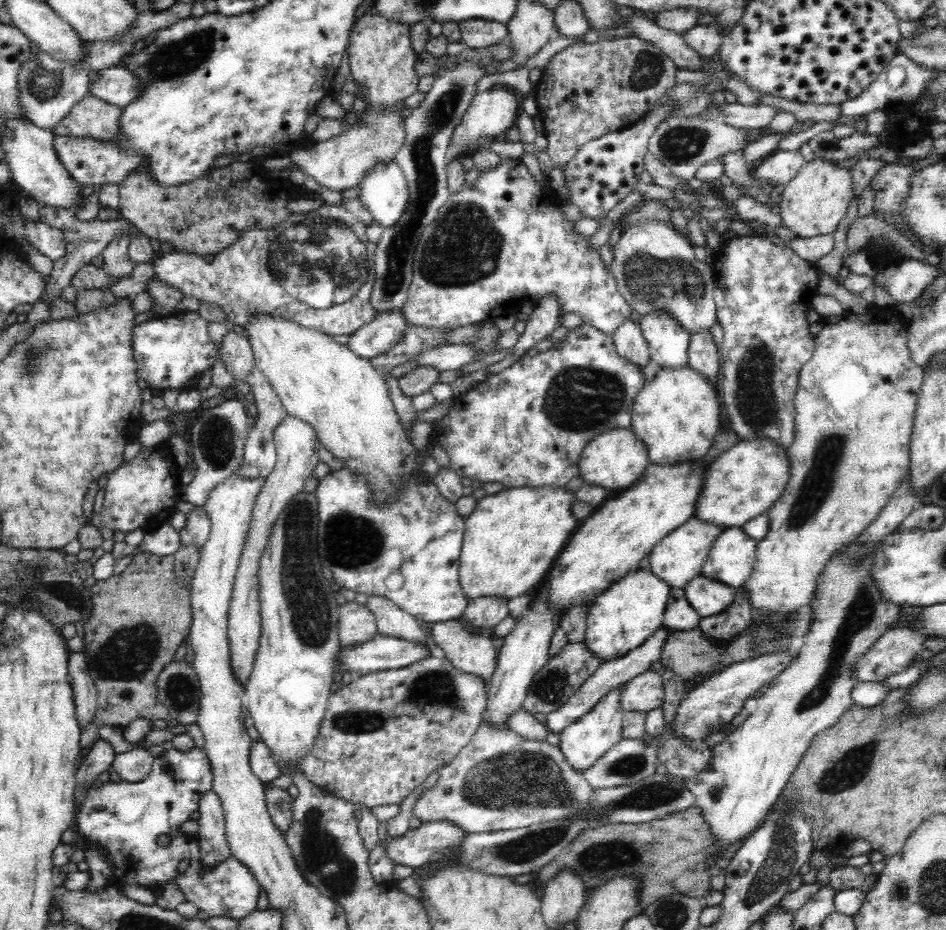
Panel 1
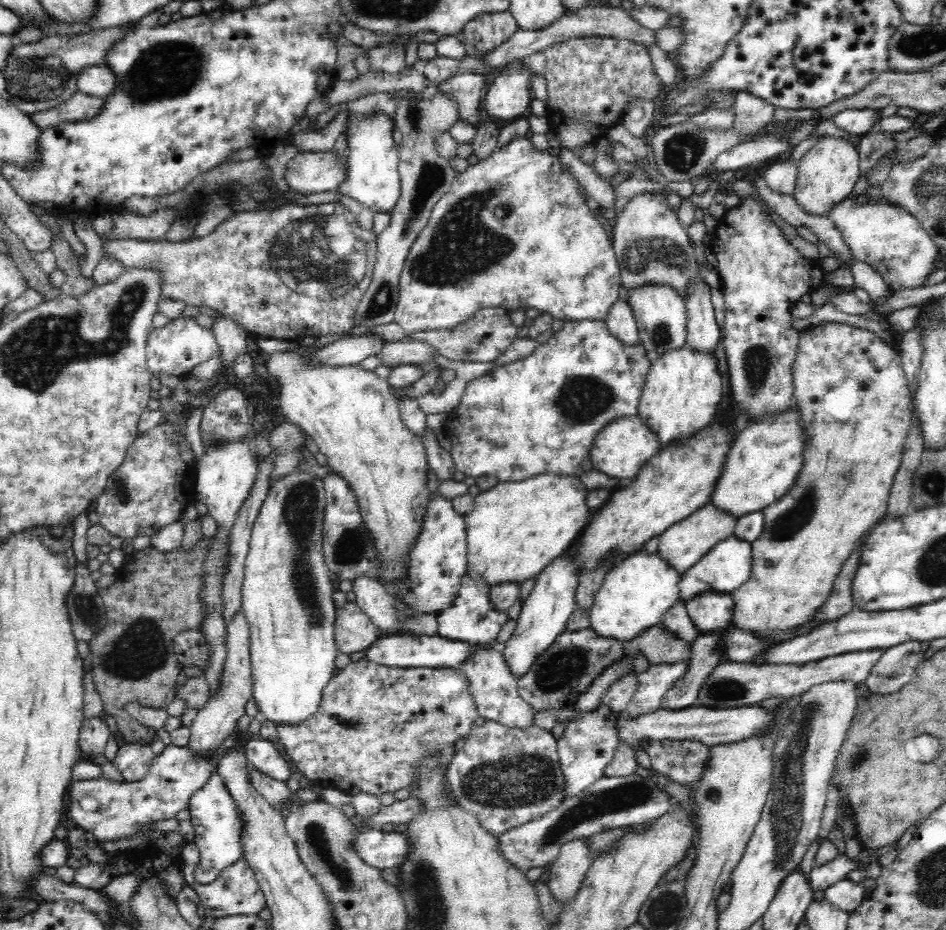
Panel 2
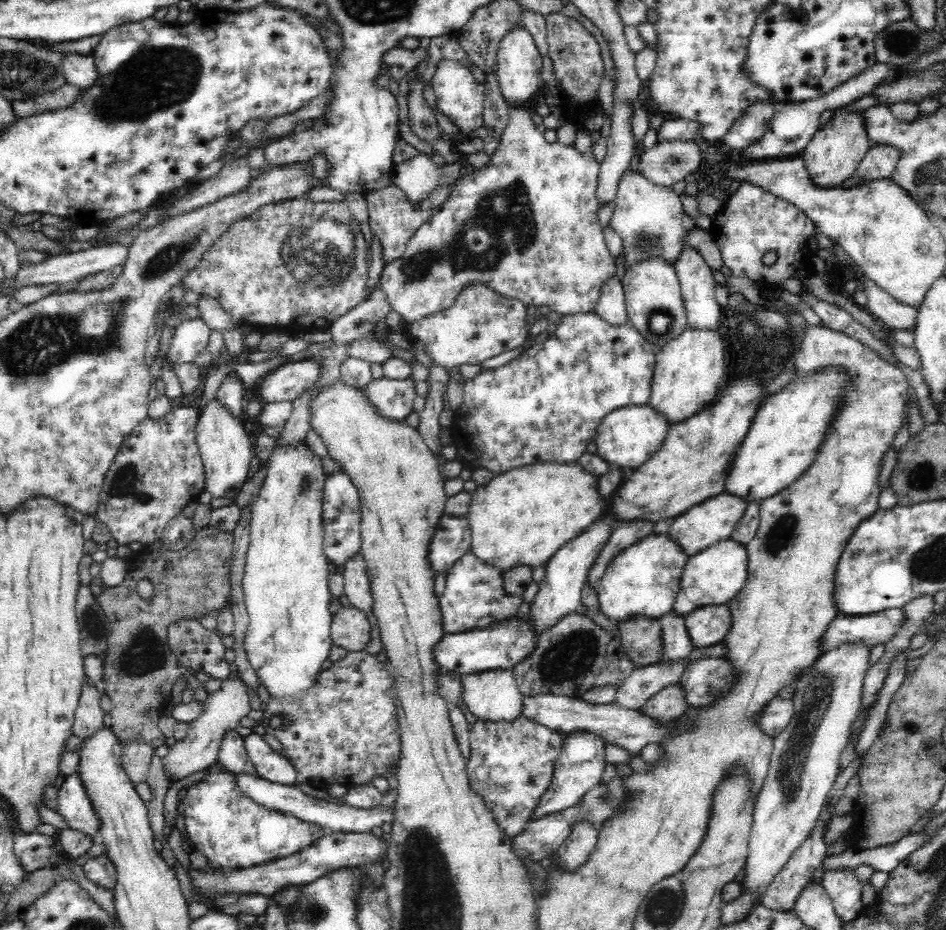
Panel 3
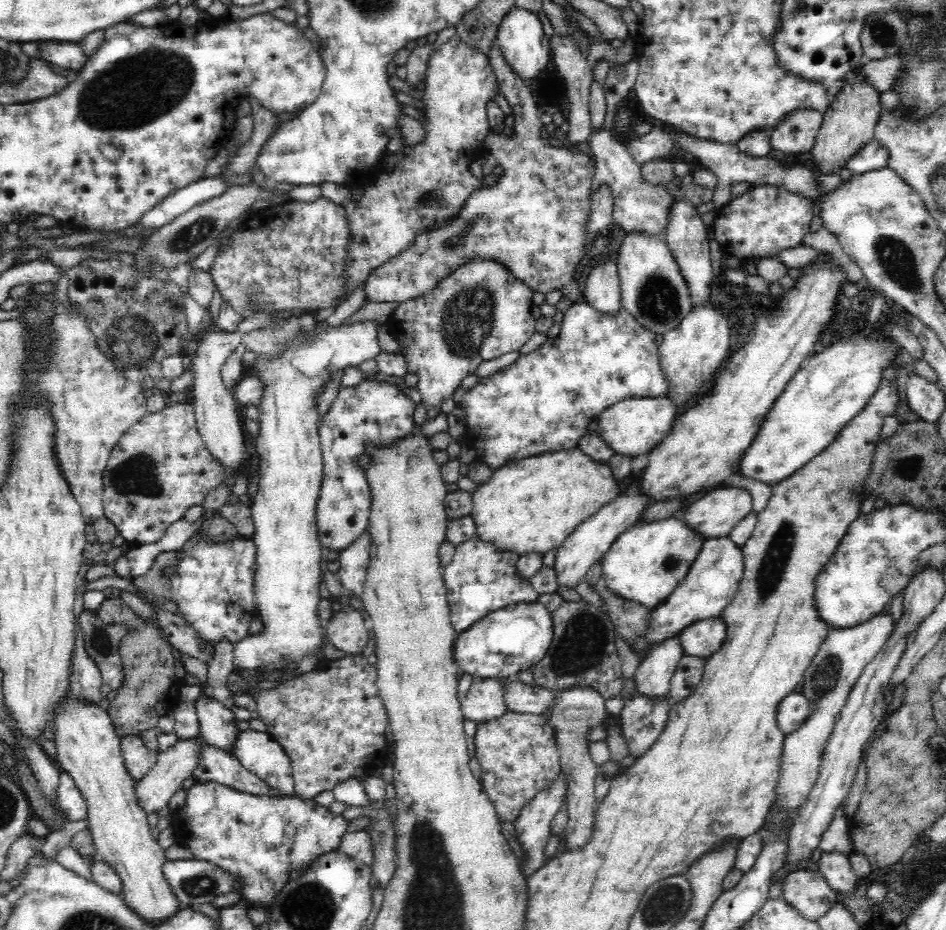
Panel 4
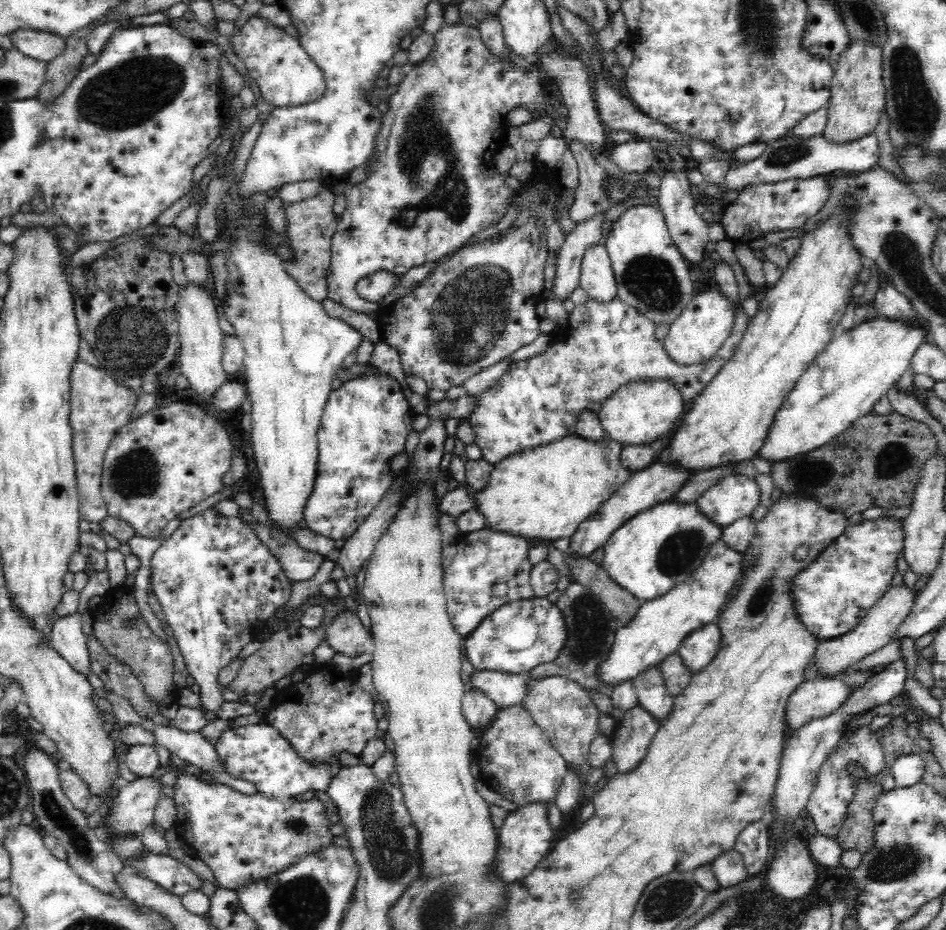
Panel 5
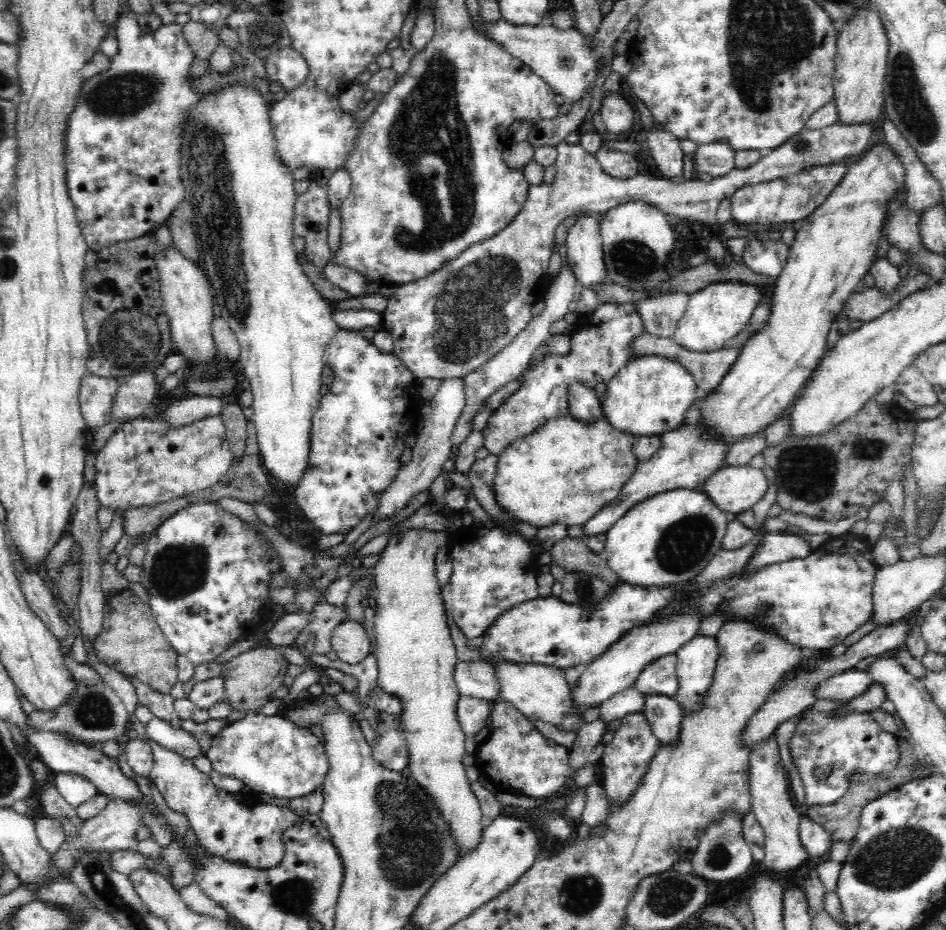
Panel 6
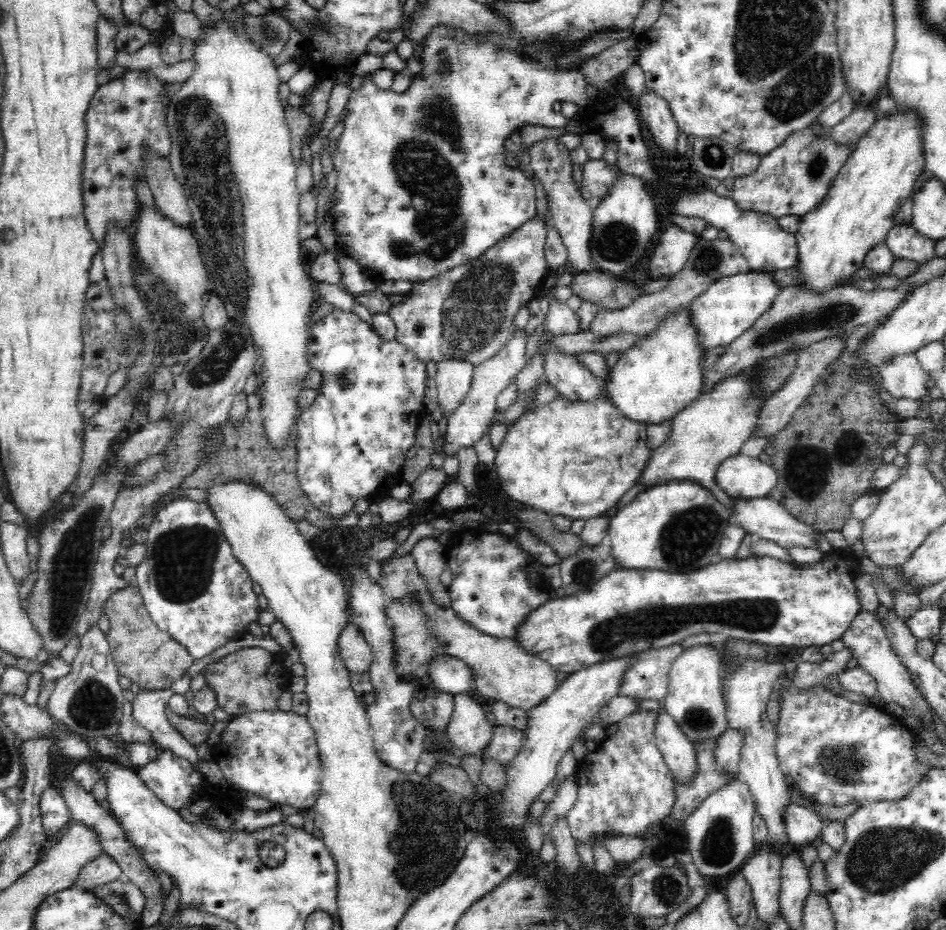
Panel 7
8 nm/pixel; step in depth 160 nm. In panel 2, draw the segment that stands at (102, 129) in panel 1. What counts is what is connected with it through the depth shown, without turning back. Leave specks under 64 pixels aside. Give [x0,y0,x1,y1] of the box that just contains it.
[31,92,104,129]

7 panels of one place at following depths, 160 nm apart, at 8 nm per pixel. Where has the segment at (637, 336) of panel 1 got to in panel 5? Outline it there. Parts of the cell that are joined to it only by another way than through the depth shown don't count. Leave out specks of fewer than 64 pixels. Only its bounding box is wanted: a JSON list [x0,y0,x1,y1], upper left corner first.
[579,246,617,302]

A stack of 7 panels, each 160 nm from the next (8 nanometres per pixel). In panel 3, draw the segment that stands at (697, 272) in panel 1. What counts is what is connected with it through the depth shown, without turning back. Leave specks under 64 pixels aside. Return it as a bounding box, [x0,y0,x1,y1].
[609,170,687,272]

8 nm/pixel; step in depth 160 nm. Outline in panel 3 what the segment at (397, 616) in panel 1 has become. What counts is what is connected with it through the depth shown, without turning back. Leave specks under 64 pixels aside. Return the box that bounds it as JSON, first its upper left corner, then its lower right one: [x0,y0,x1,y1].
[344,553,373,613]

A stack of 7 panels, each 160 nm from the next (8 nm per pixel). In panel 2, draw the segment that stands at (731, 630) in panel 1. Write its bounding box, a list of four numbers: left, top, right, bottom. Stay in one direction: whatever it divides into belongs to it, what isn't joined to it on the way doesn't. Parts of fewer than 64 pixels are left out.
[661,624,736,710]

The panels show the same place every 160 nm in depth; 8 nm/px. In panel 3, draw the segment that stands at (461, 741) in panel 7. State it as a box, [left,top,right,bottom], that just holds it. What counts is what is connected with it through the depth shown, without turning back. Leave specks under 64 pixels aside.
[463,668,525,723]

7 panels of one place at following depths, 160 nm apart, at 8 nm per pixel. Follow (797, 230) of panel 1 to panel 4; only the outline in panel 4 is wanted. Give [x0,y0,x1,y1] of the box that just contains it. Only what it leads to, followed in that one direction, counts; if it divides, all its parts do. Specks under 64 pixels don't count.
[811,68,882,174]

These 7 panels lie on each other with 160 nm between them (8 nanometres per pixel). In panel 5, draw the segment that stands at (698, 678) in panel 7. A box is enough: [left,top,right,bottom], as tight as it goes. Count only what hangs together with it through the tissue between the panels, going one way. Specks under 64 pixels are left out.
[677,622,721,675]

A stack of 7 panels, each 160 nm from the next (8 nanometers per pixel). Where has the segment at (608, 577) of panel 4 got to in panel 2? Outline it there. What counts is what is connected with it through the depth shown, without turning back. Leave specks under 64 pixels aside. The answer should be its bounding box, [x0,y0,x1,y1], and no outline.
[588,550,681,644]

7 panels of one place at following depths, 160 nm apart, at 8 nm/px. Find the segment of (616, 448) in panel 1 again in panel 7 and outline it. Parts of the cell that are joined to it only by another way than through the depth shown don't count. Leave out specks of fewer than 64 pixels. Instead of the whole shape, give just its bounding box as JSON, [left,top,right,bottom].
[603,309,705,425]

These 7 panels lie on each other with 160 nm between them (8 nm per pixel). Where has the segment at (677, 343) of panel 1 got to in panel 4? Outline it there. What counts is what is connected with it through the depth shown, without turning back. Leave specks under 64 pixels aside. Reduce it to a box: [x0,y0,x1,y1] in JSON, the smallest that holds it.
[617,232,693,339]

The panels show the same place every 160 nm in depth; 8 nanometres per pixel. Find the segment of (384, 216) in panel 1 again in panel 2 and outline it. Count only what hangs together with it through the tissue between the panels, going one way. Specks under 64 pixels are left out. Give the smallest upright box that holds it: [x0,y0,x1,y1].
[337,114,401,214]

